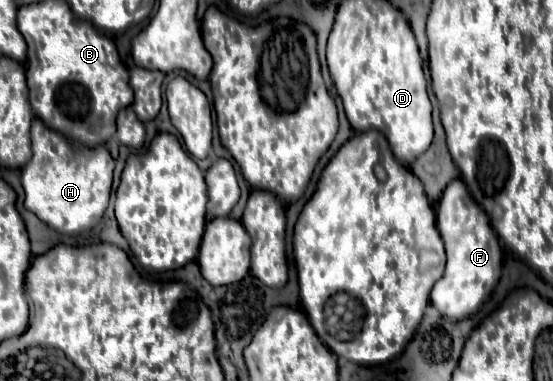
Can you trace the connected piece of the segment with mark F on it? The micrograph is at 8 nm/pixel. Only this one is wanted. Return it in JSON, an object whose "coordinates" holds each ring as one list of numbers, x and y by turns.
{"coordinates":[[454,178,442,192,436,210,436,228,444,240,448,260,444,276,432,286,430,300,438,306,440,314,450,320,468,318,480,310,482,302,498,284,502,262,500,240,490,226,486,210,474,202,460,178]]}

